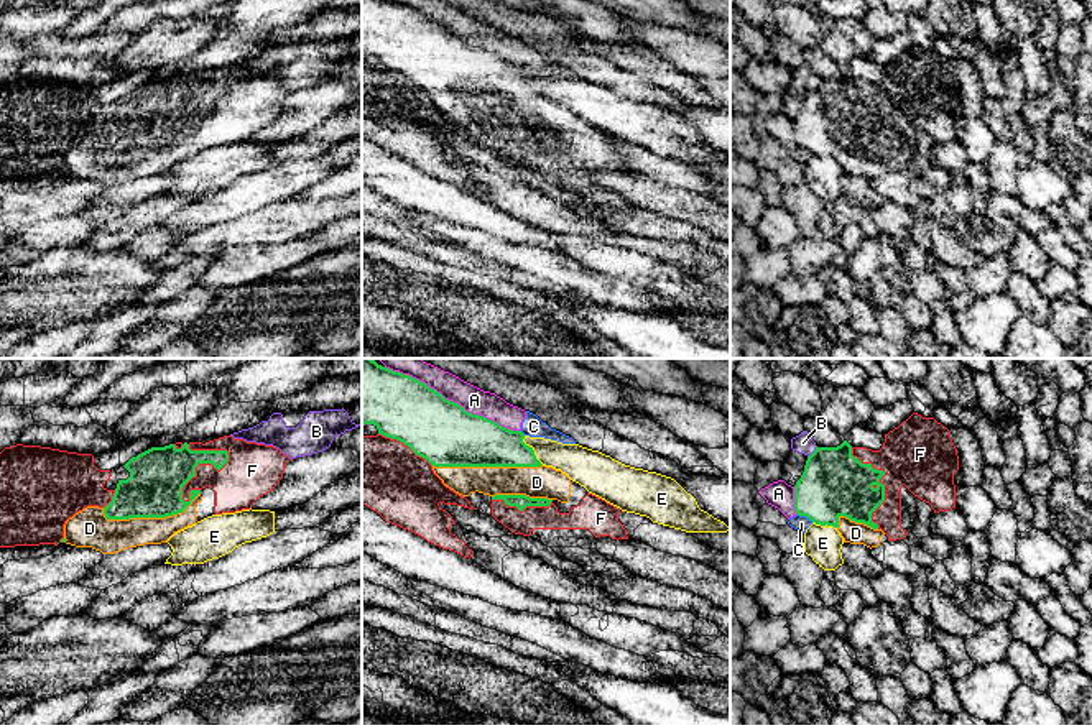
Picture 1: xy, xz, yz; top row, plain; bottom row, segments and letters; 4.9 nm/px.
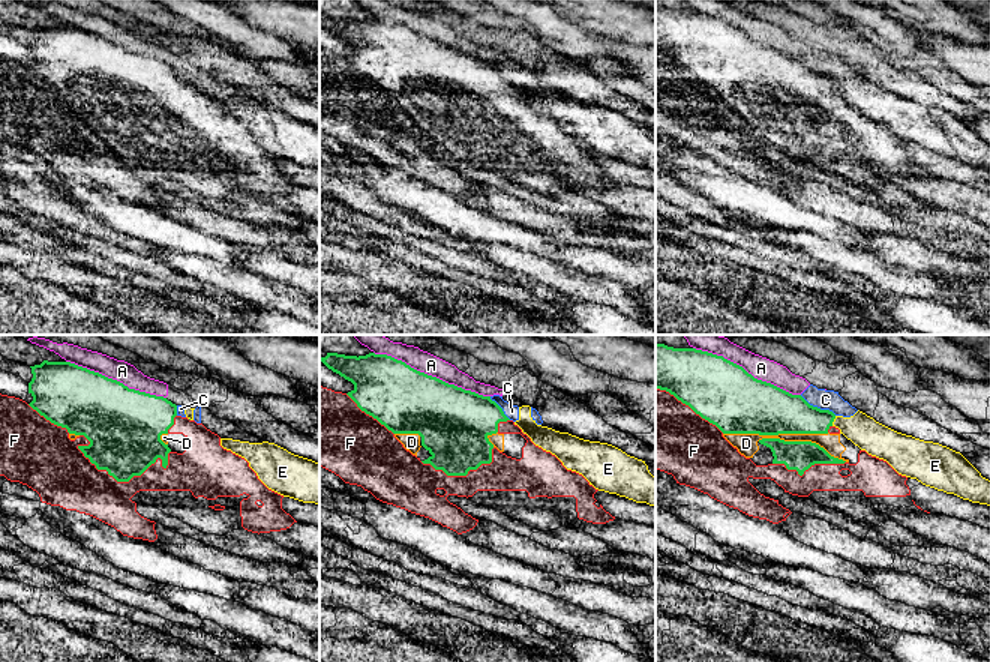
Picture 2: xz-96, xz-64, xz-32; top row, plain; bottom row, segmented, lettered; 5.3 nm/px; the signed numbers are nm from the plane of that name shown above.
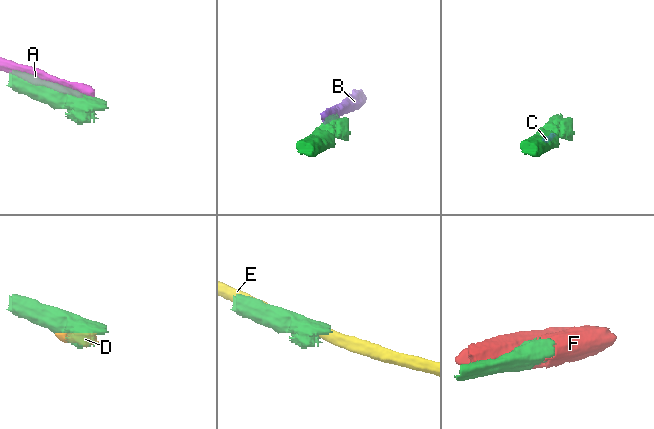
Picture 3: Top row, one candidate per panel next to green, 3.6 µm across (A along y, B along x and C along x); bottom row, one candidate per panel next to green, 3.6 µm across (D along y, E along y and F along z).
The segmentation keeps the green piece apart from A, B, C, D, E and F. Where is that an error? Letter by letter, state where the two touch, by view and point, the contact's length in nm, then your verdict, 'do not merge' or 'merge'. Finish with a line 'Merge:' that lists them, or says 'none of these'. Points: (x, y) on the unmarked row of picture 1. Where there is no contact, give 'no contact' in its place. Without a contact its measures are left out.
A: meets green in xz at (453, 33); contact 700 nm long; do not merge
B: meets green in yz at (813, 84); contact 80 nm long; do not merge
C: meets green in yz at (805, 147); contact 100 nm long; do not merge
D: meets green in xz at (487, 97); contact 550 nm long; merge
E: meets green in xz at (533, 83); contact 170 nm long; do not merge
F: meets green in xy at (199, 94); contact 340 nm long; do not merge
Merge: D

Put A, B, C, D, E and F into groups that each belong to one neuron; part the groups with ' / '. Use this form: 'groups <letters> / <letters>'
groups A C / B / D / E / F

